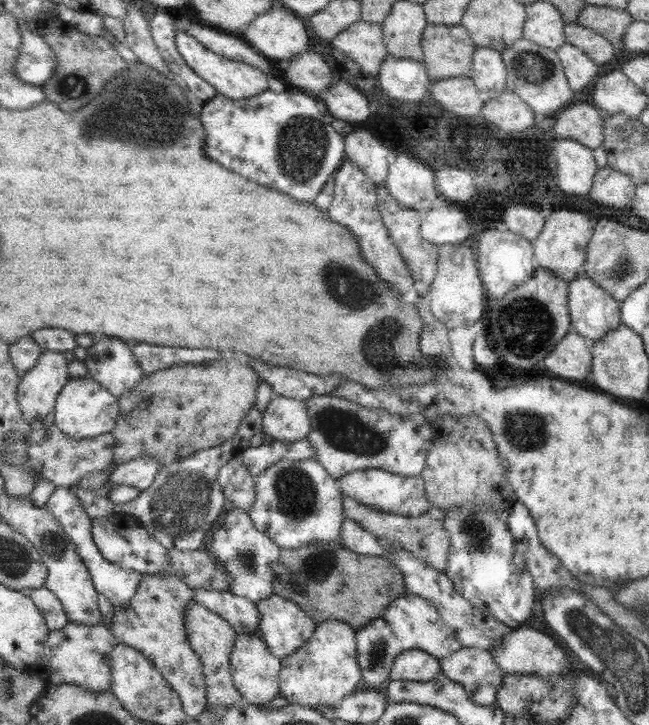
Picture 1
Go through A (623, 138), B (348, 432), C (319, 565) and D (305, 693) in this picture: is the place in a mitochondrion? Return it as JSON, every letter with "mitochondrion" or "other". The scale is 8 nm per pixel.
{"A":"mitochondrion","B":"mitochondrion","C":"mitochondrion","D":"other"}

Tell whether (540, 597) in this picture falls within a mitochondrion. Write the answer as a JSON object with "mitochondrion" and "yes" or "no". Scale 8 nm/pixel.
{"mitochondrion":"no"}

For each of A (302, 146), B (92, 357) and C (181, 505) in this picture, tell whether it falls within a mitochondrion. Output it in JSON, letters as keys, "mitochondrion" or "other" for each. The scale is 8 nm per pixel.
{"A":"mitochondrion","B":"other","C":"mitochondrion"}

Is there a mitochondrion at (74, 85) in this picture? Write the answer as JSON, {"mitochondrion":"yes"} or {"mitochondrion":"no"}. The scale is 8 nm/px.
{"mitochondrion":"yes"}

